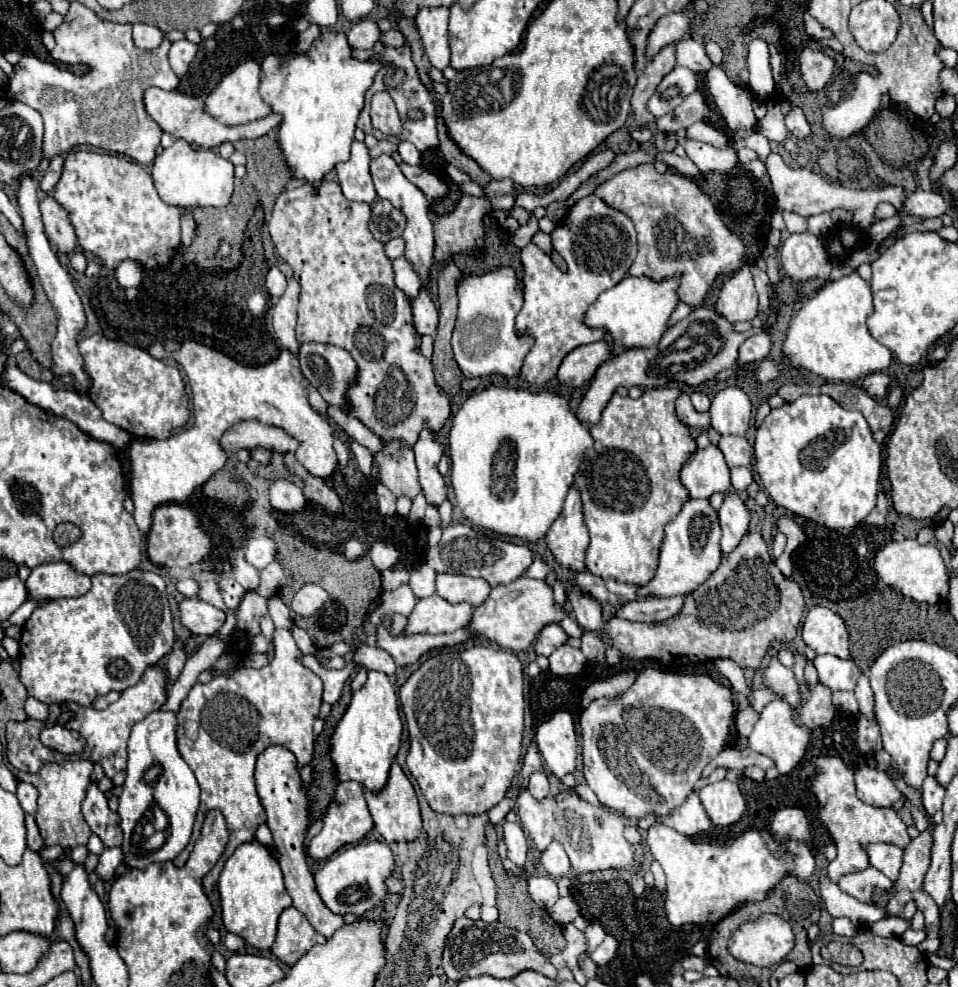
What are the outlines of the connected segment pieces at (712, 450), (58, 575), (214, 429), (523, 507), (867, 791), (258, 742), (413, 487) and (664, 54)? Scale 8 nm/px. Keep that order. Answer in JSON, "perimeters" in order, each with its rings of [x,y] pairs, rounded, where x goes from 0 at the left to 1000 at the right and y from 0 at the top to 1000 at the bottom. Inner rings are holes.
{"perimeters":[[[[741,450],[729,456],[710,478],[712,490],[718,494],[722,505],[741,505],[747,498],[762,496],[762,474],[756,468],[752,454]]],[[[52,569],[33,575],[27,588],[31,606],[77,606],[96,596],[96,586],[81,582],[71,569]]],[[[196,344],[186,357],[186,363],[200,391],[203,432],[177,442],[175,446],[144,444],[134,456],[136,503],[140,509],[140,527],[148,541],[157,539],[159,517],[165,511],[194,509],[205,492],[211,492],[221,480],[234,473],[235,457],[230,452],[230,442],[248,426],[267,424],[276,430],[296,434],[301,440],[311,444],[313,451],[308,461],[324,480],[342,484],[351,476],[353,464],[347,454],[349,432],[334,424],[324,411],[322,395],[317,395],[315,389],[317,379],[313,377],[309,359],[301,359],[301,355],[294,353],[286,367],[273,371],[253,371],[230,355]]],[[[511,389],[505,395],[497,395],[493,397],[486,407],[478,413],[478,417],[472,421],[472,434],[470,434],[470,466],[472,466],[472,494],[474,494],[474,503],[476,509],[482,517],[482,521],[493,527],[497,533],[503,533],[507,537],[516,537],[520,541],[528,541],[528,543],[539,543],[545,545],[549,549],[562,549],[564,545],[570,543],[572,535],[576,533],[576,529],[585,523],[585,517],[589,513],[589,505],[595,496],[595,492],[599,490],[599,482],[601,476],[605,474],[608,462],[610,458],[618,454],[618,440],[614,436],[614,432],[610,432],[603,424],[601,417],[595,411],[595,405],[585,401],[580,395],[576,393],[566,393],[566,395],[553,395],[553,393],[534,393],[534,391],[518,391]]],[[[904,774],[896,776],[896,780],[891,782],[891,790],[896,809],[900,813],[906,813],[908,817],[933,819],[933,813],[943,806],[929,784],[914,782],[914,778],[908,778]]],[[[288,636],[286,667],[276,677],[265,679],[246,675],[215,693],[203,693],[184,723],[186,762],[205,784],[209,794],[211,821],[206,823],[197,854],[182,869],[182,875],[190,878],[196,871],[210,844],[214,830],[213,819],[228,819],[234,825],[240,843],[240,851],[232,869],[211,892],[215,904],[219,904],[228,894],[232,875],[246,861],[246,857],[263,851],[267,839],[278,833],[276,819],[265,798],[267,766],[282,754],[294,754],[309,764],[311,776],[317,776],[326,770],[326,734],[332,727],[336,711],[336,689],[313,671],[315,665],[317,663],[309,655],[305,640]]],[[[399,446],[399,456],[390,460],[395,486],[413,503],[434,505],[438,498],[432,458],[418,446]]],[[[699,45],[689,51],[689,55],[683,57],[681,63],[676,63],[674,71],[666,77],[666,83],[662,87],[662,97],[660,97],[660,109],[666,128],[683,124],[681,116],[676,113],[676,101],[685,93],[685,87],[689,81],[706,67],[706,47]]]]}

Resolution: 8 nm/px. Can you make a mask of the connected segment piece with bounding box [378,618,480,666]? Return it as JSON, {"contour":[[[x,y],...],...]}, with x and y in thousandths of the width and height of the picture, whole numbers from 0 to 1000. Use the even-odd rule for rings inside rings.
{"contour":[[[401,626],[401,630],[405,630],[405,634],[397,634],[395,655],[401,657],[403,661],[407,661],[415,675],[432,673],[432,671],[436,671],[438,665],[443,665],[449,659],[466,657],[466,655],[478,655],[478,652],[484,652],[489,648],[501,646],[501,644],[493,642],[493,638],[486,638],[486,636],[480,636],[472,642],[457,642],[457,644],[422,642],[422,640],[409,642],[409,638],[407,638],[409,636],[409,626]]]}

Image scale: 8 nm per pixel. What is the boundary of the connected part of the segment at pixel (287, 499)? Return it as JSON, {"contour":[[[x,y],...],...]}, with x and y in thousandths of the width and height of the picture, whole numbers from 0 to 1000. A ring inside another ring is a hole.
{"contour":[[[299,484],[284,486],[282,490],[282,511],[294,519],[309,519],[319,513],[317,496]]]}

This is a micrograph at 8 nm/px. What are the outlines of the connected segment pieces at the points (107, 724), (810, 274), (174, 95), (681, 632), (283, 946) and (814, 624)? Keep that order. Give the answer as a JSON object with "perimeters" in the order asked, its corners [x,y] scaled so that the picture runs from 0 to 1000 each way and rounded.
{"perimeters":[[[[154,675],[154,679],[148,683],[146,691],[132,697],[125,707],[115,713],[111,719],[98,719],[98,717],[86,717],[77,711],[71,713],[73,721],[77,723],[75,729],[69,732],[71,738],[75,740],[81,740],[88,748],[90,748],[90,758],[88,762],[84,764],[86,768],[90,770],[96,770],[96,772],[102,772],[111,786],[121,794],[129,794],[129,788],[132,788],[132,772],[134,772],[134,744],[138,742],[138,736],[152,727],[157,721],[163,721],[171,711],[173,711],[173,691],[175,691],[175,681],[173,677],[167,677],[167,675]]],[[[846,235],[825,237],[814,251],[814,265],[818,278],[835,290],[848,282],[864,284],[868,272],[862,251]]],[[[154,89],[150,93],[150,107],[152,107],[152,113],[165,124],[165,128],[171,134],[175,134],[184,140],[192,140],[198,146],[207,146],[209,150],[225,150],[232,144],[246,144],[253,140],[271,140],[292,126],[292,116],[280,116],[265,124],[257,124],[257,126],[248,126],[248,128],[234,128],[232,124],[225,124],[225,120],[221,120],[217,116],[217,111],[213,111],[211,99],[194,97],[184,91],[173,93],[167,89]]],[[[781,539],[775,549],[754,565],[754,571],[749,578],[731,592],[724,600],[716,604],[716,610],[701,628],[685,630],[685,632],[672,632],[672,630],[656,630],[647,626],[635,628],[635,640],[639,646],[639,655],[647,659],[656,667],[677,667],[688,670],[689,674],[699,671],[701,667],[714,667],[718,671],[731,671],[731,669],[747,669],[747,667],[762,667],[772,677],[793,677],[795,667],[802,665],[802,657],[810,650],[825,652],[831,646],[833,632],[839,620],[839,606],[835,592],[820,586],[810,569],[806,567],[802,559],[802,551],[791,539]]],[[[303,918],[292,926],[288,952],[284,956],[284,967],[294,977],[307,979],[309,973],[315,967],[319,967],[328,956],[338,956],[338,954],[340,950],[334,944],[326,942],[326,936],[322,934],[322,930],[317,930],[313,922]]],[[[848,614],[841,622],[837,648],[852,663],[871,663],[875,667],[887,665],[885,638],[875,622],[860,614]]]]}

